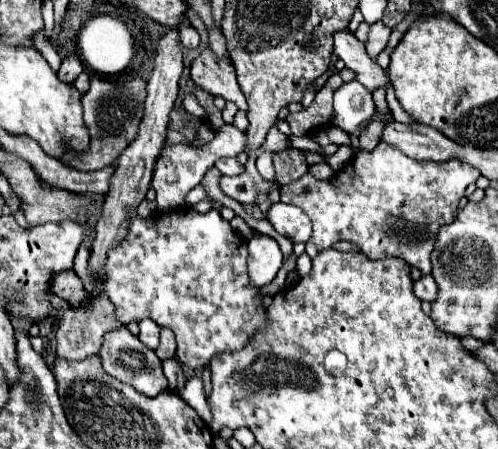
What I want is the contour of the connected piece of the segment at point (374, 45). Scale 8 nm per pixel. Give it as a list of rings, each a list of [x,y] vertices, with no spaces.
[[[383,22],[371,24],[371,30],[369,30],[369,38],[365,42],[365,48],[367,48],[367,54],[373,60],[377,60],[377,54],[387,46],[389,36],[391,36],[391,28],[389,26],[385,26]]]

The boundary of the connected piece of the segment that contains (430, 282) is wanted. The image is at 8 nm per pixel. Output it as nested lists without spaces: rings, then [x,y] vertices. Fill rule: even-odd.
[[[423,276],[421,280],[417,280],[413,290],[415,290],[419,300],[427,300],[427,302],[437,300],[437,284],[435,284],[435,280],[431,276]]]

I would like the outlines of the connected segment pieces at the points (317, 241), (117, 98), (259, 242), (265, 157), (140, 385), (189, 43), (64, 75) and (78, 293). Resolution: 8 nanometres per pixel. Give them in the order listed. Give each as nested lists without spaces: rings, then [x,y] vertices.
[[[379,142],[373,152],[359,150],[331,180],[319,180],[311,172],[299,180],[281,186],[281,202],[299,206],[313,222],[313,234],[307,240],[307,254],[315,258],[337,240],[359,246],[371,260],[397,256],[431,274],[431,252],[441,226],[453,222],[465,188],[479,178],[469,164],[417,162],[395,146]]]
[[[93,78],[89,92],[83,96],[83,110],[85,110],[85,124],[91,134],[89,150],[79,156],[73,150],[67,150],[61,158],[63,166],[71,166],[75,170],[101,170],[111,166],[121,150],[137,136],[139,122],[143,118],[143,102],[145,102],[145,82],[141,78],[125,80],[125,82],[107,82]]]
[[[269,236],[251,238],[247,266],[249,266],[249,280],[253,286],[261,288],[269,284],[283,266],[283,254],[279,250],[279,244]]]
[[[261,152],[257,156],[257,170],[259,174],[269,180],[269,182],[275,182],[275,168],[273,168],[273,152]]]
[[[117,328],[117,330],[105,334],[99,358],[101,358],[107,374],[133,386],[135,390],[139,390],[141,394],[145,394],[149,398],[155,398],[157,394],[161,394],[169,388],[167,378],[165,378],[163,368],[161,368],[161,360],[157,358],[157,354],[153,350],[149,350],[145,344],[141,344],[139,338],[133,336],[127,328]]]
[[[183,24],[181,26],[181,44],[185,46],[185,48],[197,48],[199,46],[199,42],[201,42],[201,36],[199,36],[199,32],[189,24]]]
[[[65,58],[63,60],[63,64],[61,64],[61,68],[59,68],[59,72],[57,72],[57,76],[59,76],[59,80],[61,82],[67,82],[67,84],[73,84],[75,82],[75,78],[79,76],[83,72],[83,64],[81,64],[81,60],[79,58]]]
[[[73,270],[57,272],[51,280],[51,292],[67,300],[69,304],[81,304],[87,298],[83,292],[83,282],[77,278]]]

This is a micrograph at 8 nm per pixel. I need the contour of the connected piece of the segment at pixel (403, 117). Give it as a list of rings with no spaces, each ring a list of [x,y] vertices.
[[[387,72],[387,104],[389,104],[389,108],[391,108],[395,120],[399,120],[399,122],[413,122],[413,120],[405,114],[405,110],[401,110],[401,106],[399,106],[397,98],[395,98],[393,84],[391,84],[391,80],[389,80],[389,72]]]

